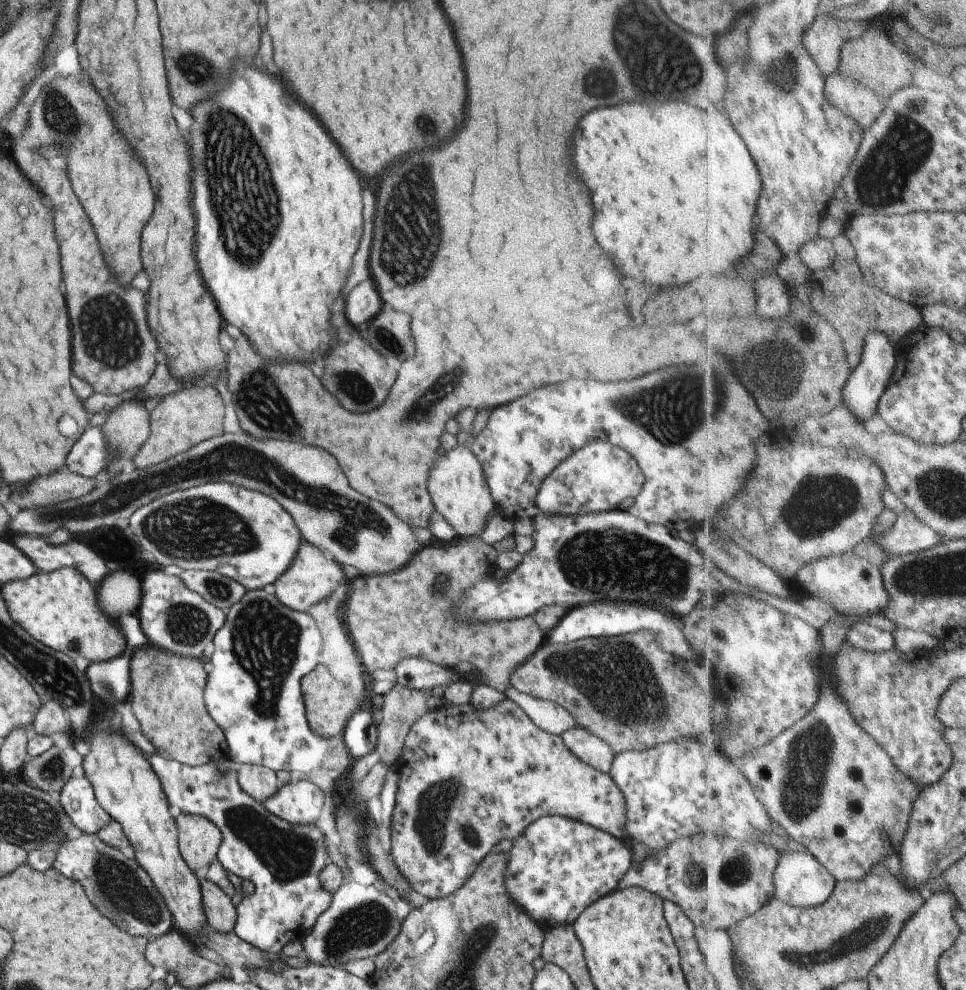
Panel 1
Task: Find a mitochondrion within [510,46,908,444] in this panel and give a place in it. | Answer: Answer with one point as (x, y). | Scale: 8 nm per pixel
(757, 359)

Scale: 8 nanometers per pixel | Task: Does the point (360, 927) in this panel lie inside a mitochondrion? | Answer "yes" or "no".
yes

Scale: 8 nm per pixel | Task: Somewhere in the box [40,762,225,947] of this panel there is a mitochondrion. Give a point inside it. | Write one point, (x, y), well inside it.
(119, 885)

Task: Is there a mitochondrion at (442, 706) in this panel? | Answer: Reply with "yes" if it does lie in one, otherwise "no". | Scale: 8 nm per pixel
no

